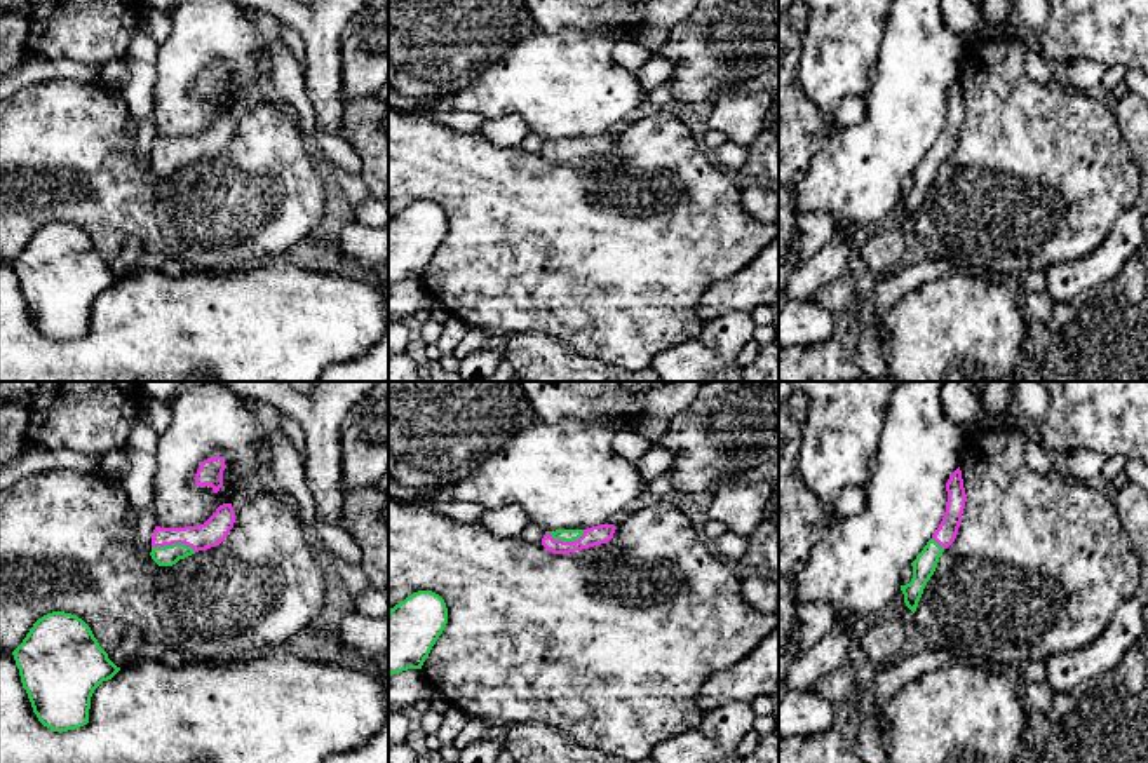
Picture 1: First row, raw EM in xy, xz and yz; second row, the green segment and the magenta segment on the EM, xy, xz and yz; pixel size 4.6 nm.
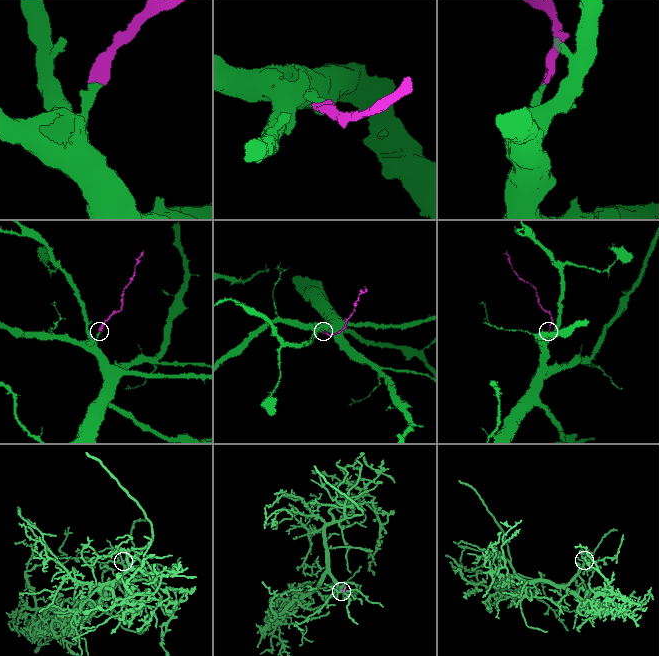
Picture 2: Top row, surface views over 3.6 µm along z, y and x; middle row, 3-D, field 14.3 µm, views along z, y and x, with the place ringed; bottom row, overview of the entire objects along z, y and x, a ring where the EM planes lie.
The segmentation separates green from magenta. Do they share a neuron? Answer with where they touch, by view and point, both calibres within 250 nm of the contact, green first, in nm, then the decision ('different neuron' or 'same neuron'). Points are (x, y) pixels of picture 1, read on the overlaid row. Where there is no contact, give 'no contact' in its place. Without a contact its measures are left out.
meets green in xy at (175, 544); 100 nm thick on the green side, 120 nm on the other; same neuron

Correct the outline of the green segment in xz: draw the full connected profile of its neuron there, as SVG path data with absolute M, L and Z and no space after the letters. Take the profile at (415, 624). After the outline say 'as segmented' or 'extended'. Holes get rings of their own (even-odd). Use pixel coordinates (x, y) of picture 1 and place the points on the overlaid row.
M418 591L390 608L388 676L422 669L446 624L446 603L432 591Z; as segmented

